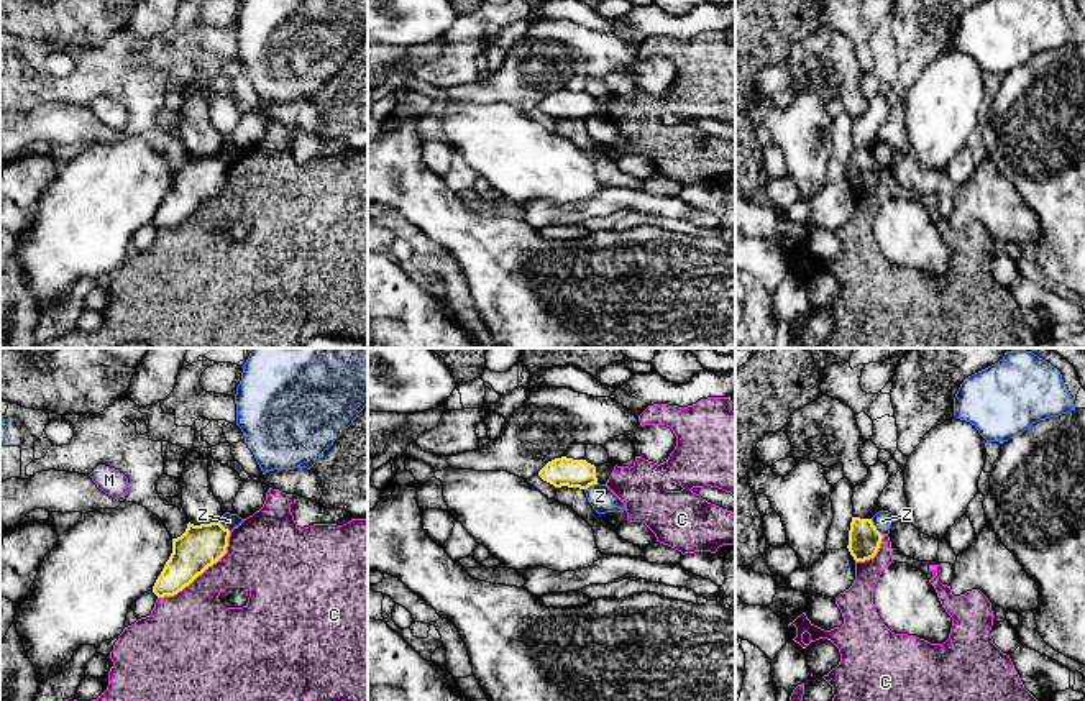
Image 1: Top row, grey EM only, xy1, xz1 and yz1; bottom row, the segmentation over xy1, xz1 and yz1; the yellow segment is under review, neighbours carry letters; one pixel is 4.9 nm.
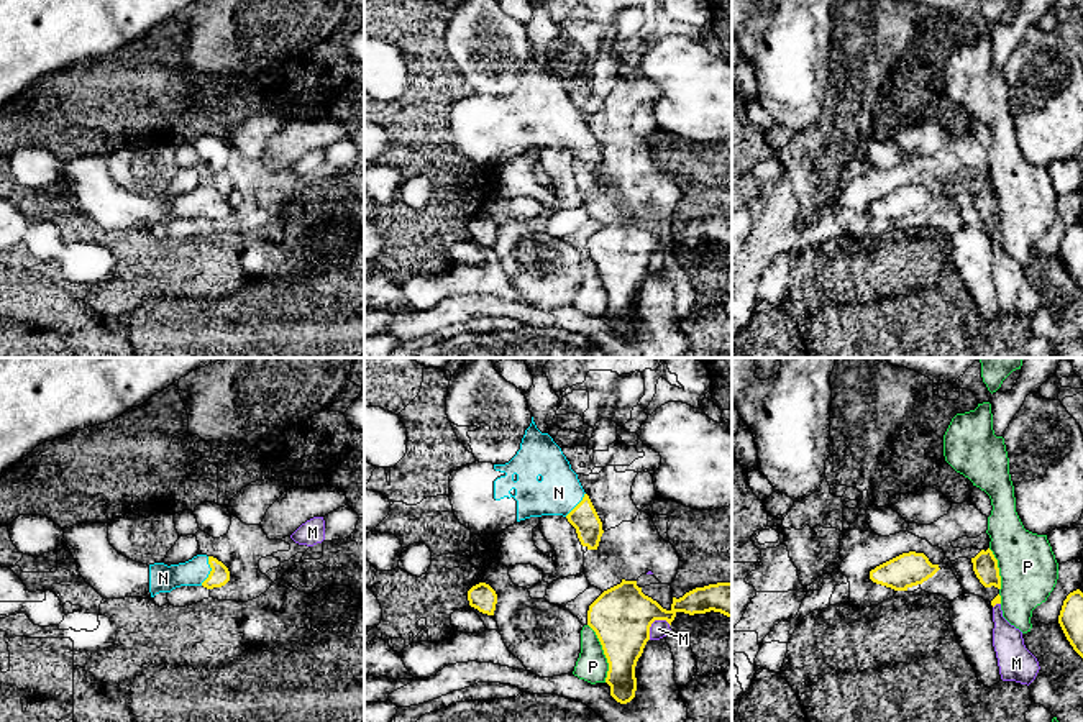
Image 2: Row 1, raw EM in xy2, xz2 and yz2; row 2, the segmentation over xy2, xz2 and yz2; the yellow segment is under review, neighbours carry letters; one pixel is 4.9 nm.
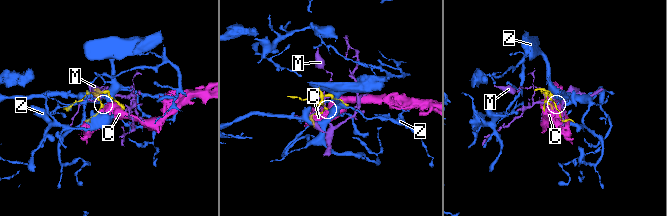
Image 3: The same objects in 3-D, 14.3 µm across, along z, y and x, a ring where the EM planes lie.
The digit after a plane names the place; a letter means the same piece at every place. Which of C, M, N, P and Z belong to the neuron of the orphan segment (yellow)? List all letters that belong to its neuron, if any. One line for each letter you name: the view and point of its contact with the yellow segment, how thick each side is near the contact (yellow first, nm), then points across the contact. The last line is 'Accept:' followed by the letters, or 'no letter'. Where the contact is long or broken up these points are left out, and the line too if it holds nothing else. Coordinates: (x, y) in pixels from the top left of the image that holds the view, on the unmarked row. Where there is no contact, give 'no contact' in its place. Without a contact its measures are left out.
N: meets yellow in xy2 at (210, 204); 100 nm thick on the yellow side, 140 nm on the other; runs through xy2 (219, 209), (210, 204), (163, 210)
Accept: N

